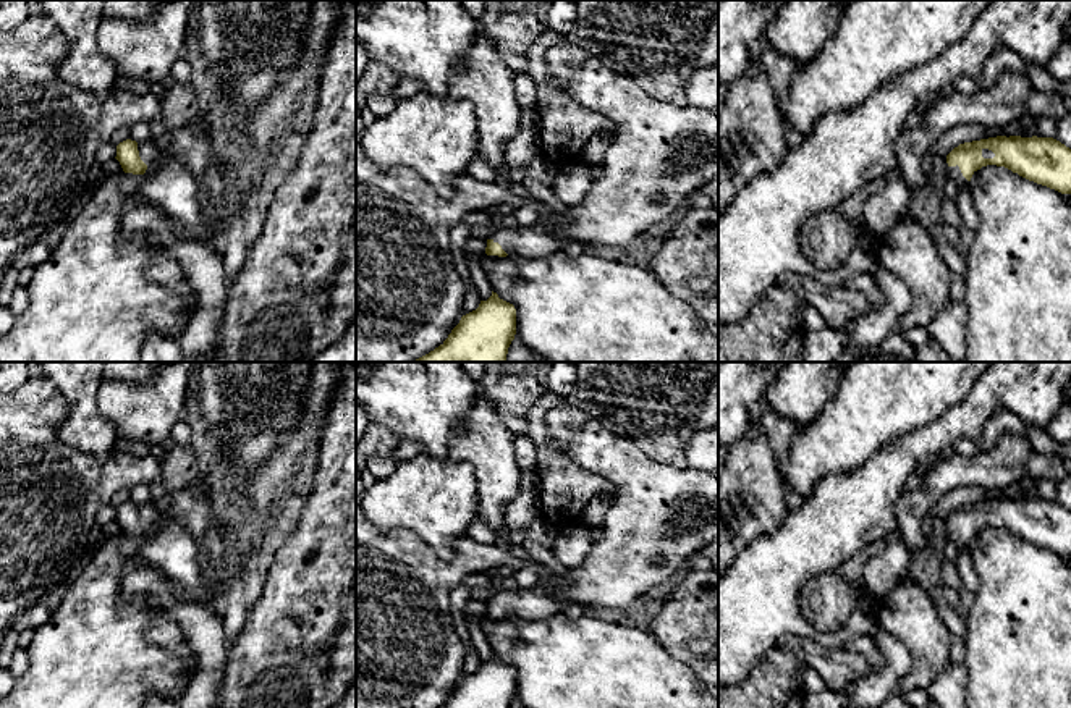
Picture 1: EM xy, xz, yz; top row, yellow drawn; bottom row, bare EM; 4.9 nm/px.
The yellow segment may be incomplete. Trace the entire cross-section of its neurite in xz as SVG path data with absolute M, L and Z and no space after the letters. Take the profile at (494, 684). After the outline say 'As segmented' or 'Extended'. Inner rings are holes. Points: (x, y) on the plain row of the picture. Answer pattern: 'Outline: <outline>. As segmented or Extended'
Outline: M492 653L487 663L461 679L440 708L510 708L516 697L516 671Z. As segmented

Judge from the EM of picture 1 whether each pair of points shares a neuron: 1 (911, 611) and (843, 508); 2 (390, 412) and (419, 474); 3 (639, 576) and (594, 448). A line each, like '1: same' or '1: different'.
1: different
2: different
3: same

